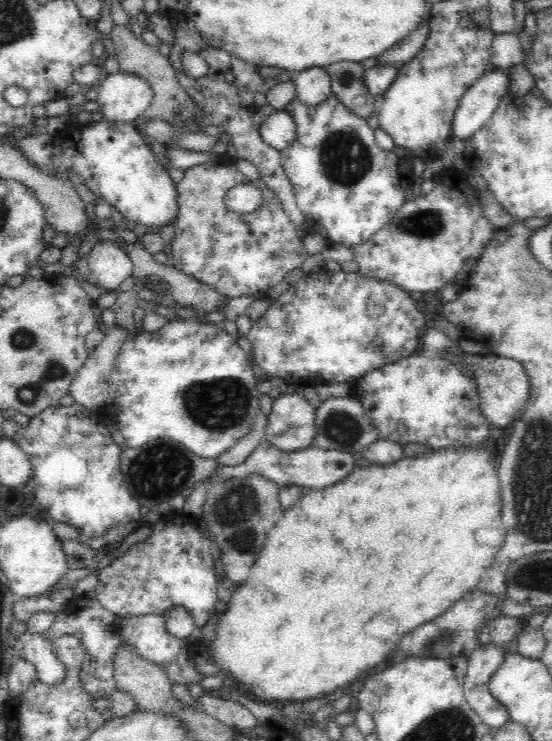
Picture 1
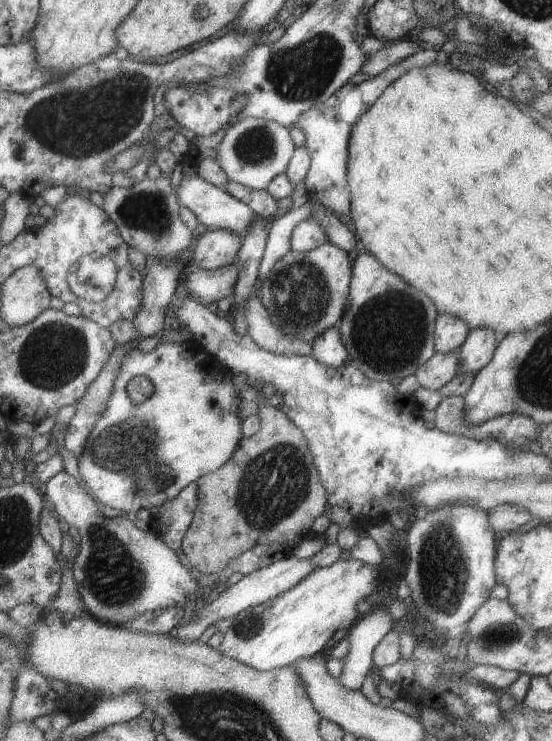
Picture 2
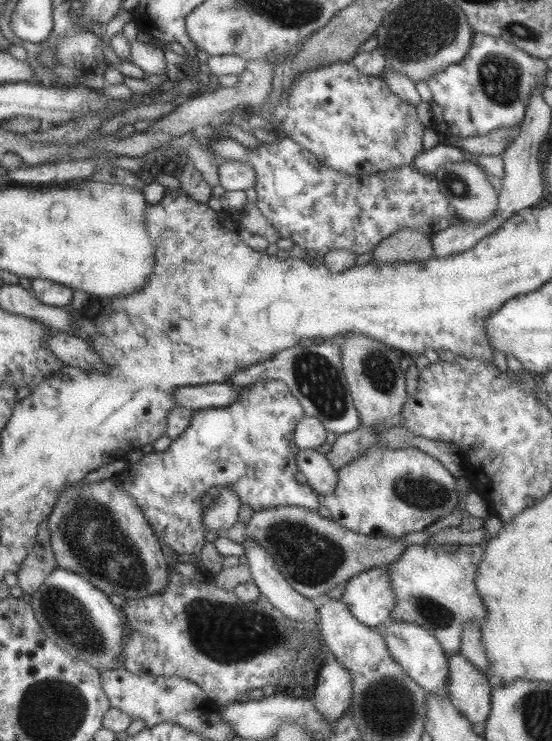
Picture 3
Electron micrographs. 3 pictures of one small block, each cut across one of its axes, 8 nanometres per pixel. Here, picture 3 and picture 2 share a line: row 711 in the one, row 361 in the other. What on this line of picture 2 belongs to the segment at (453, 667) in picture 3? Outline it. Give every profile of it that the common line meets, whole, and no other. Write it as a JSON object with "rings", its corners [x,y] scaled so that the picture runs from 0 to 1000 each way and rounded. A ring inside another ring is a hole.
{"rings":[[[853,444],[841,464],[828,474],[830,483],[833,483],[832,502],[862,506],[891,486],[900,464],[902,456],[895,445]]]}

